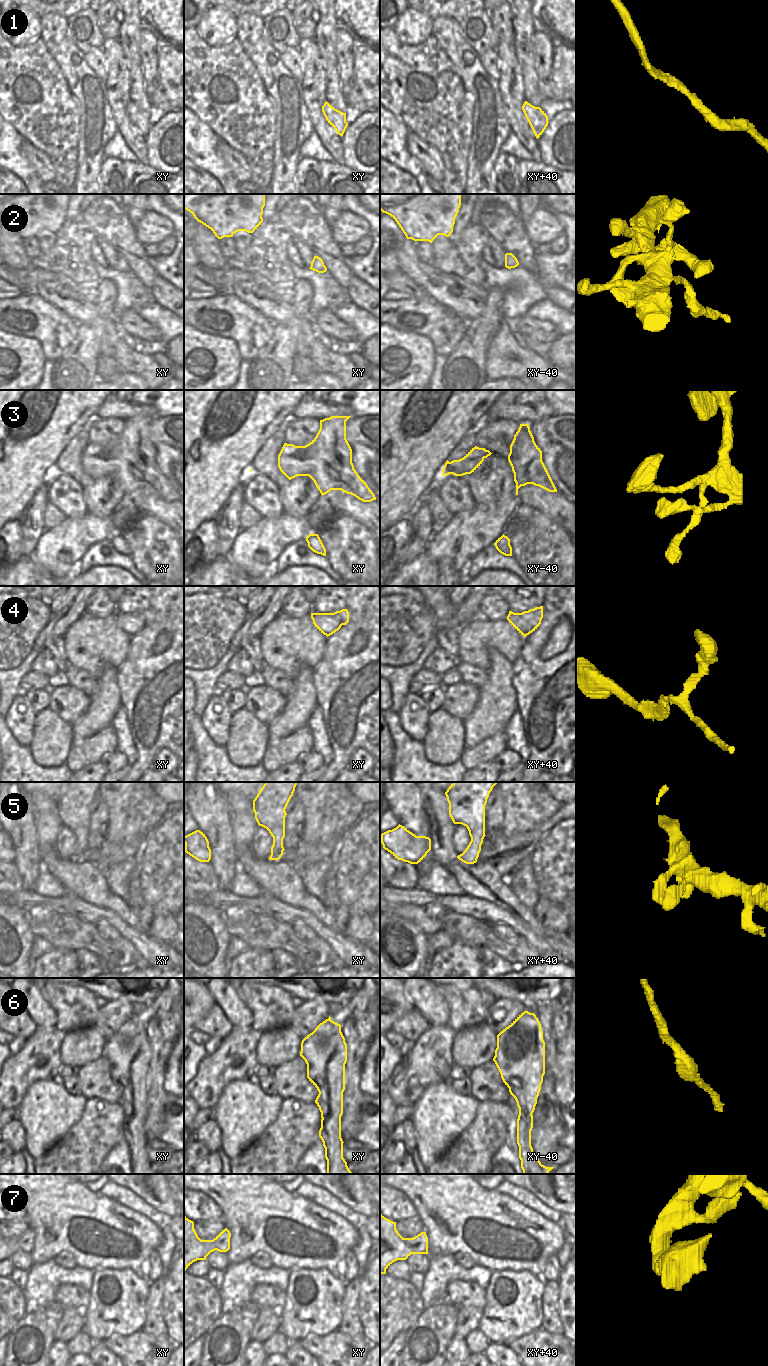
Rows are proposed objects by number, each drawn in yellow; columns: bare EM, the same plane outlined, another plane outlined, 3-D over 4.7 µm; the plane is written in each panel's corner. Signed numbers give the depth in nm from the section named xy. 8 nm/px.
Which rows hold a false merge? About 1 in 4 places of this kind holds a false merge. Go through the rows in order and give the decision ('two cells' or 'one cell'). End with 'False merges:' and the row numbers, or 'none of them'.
1: one cell
2: two cells
3: two cells
4: one cell
5: one cell
6: one cell
7: one cell
False merges: 2, 3

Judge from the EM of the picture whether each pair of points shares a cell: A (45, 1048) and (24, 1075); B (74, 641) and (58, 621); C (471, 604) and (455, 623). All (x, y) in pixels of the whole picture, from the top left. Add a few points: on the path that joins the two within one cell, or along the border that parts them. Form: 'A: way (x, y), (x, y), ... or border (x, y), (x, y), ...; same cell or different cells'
A: way (40, 1055), (27, 1068); same cell
B: border (83, 614), (62, 636); different cells
C: way (469, 609), (460, 618); same cell

